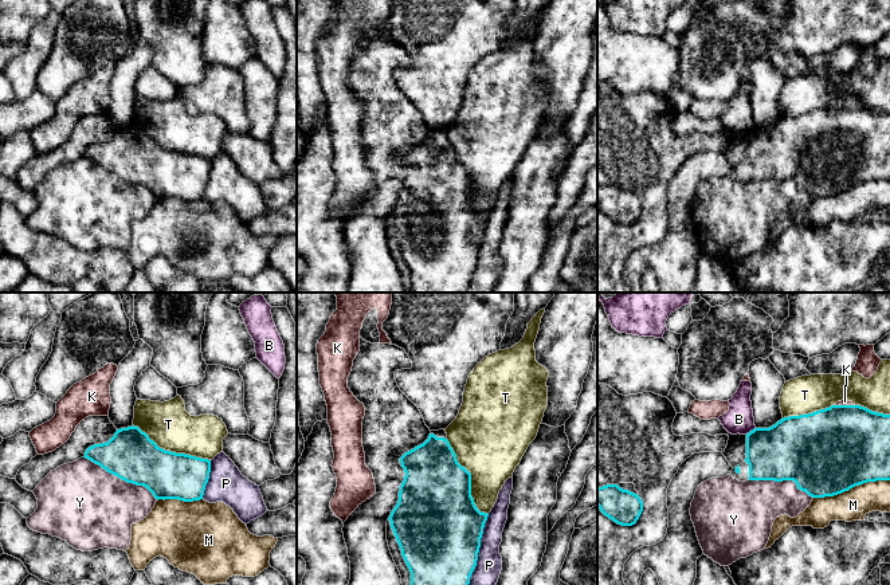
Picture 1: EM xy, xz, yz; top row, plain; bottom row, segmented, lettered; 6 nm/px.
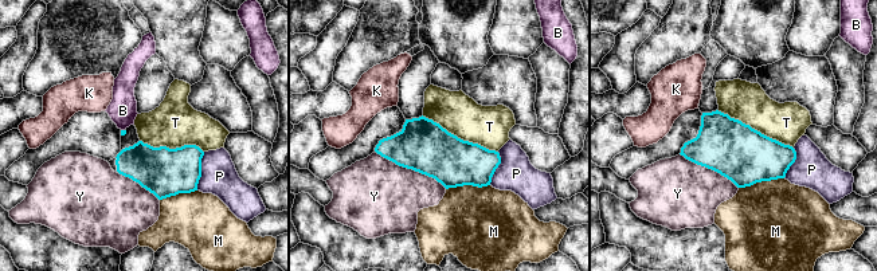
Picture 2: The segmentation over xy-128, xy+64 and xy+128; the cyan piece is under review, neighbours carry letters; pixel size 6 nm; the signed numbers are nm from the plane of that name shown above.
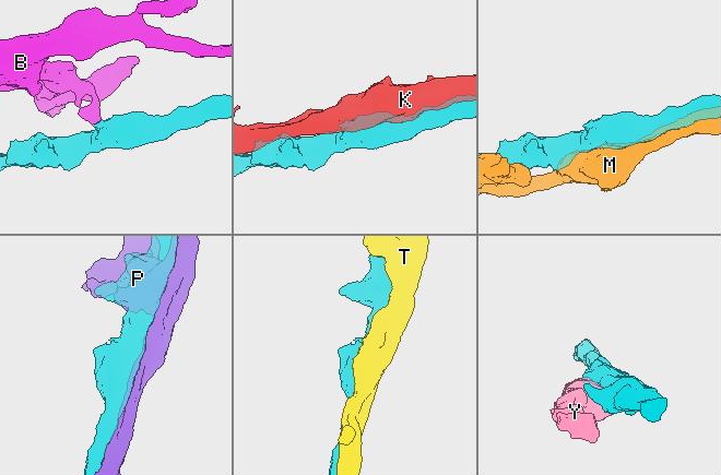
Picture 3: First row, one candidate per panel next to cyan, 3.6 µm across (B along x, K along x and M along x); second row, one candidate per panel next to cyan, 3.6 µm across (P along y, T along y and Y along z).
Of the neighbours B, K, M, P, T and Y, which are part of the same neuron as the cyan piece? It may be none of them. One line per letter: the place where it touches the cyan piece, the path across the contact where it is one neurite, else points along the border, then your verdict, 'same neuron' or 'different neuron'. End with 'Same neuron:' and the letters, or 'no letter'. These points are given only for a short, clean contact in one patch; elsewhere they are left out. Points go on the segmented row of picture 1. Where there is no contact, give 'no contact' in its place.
B: yz (751, 431) | along yz (755, 427), (745, 434) | different neuron
K: yz (843, 405) | different neuron
M: yz (851, 487) | different neuron
P: xz (478, 549) | different neuron
T: xz (470, 479) | different neuron
Y: xy (121, 478) | different neuron
Same neuron: no letter

